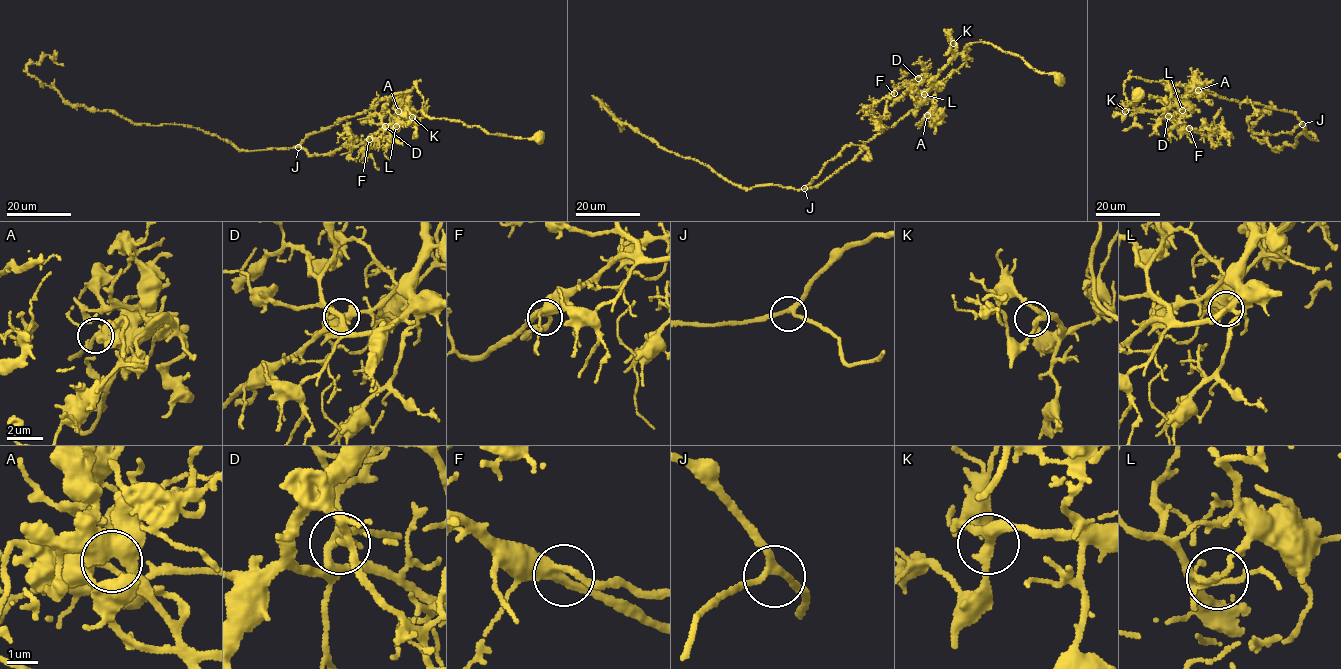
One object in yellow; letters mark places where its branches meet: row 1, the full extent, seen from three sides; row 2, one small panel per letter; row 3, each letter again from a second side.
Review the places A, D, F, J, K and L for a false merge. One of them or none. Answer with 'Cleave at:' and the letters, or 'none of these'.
Cleave at: L

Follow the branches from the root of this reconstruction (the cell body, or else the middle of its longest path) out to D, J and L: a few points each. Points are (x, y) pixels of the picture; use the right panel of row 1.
D: (1137, 96), (1136, 102), (1117, 106), (1122, 109), (1130, 101), (1134, 109), (1168, 116)
J: (1137, 96), (1117, 106), (1126, 103), (1124, 82), (1135, 77), (1259, 103), (1292, 112), (1302, 124)
L: (1137, 96), (1136, 102), (1117, 106), (1122, 109), (1130, 101), (1134, 109), (1163, 111), (1171, 105), (1182, 110)

